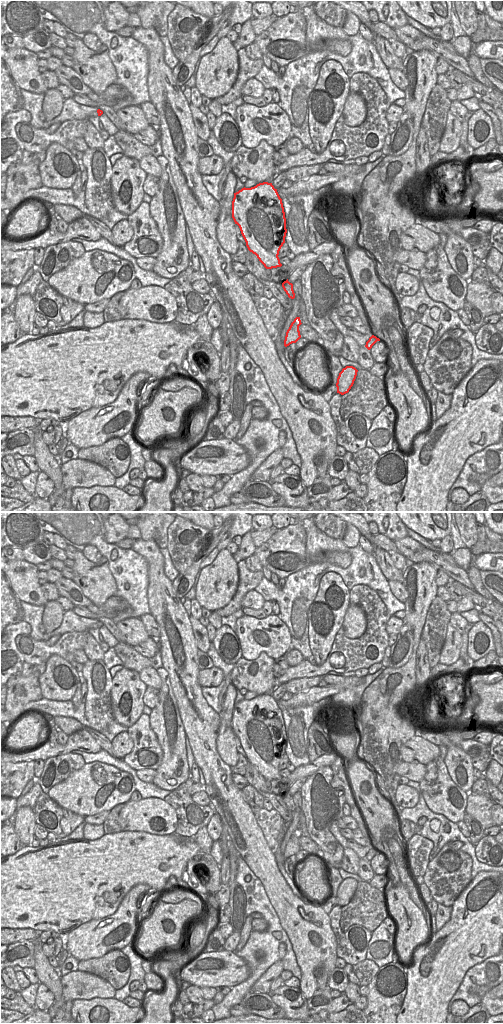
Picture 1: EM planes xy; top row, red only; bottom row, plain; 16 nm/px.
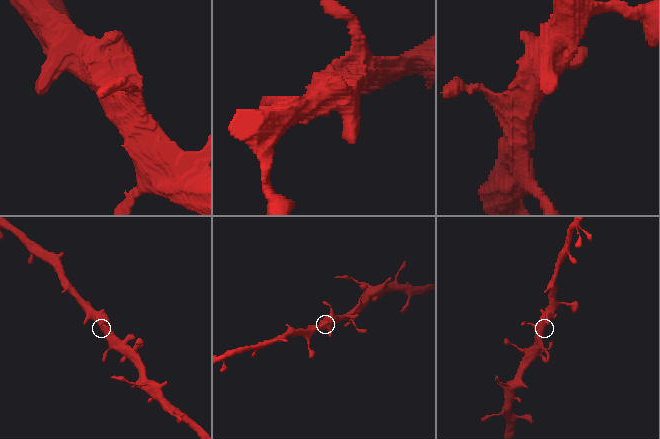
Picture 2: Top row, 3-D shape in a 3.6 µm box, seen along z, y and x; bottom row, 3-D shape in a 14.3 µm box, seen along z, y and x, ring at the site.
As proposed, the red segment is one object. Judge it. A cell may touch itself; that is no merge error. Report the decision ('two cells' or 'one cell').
one cell

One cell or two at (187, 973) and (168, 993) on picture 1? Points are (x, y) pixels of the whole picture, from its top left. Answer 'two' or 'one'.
two

